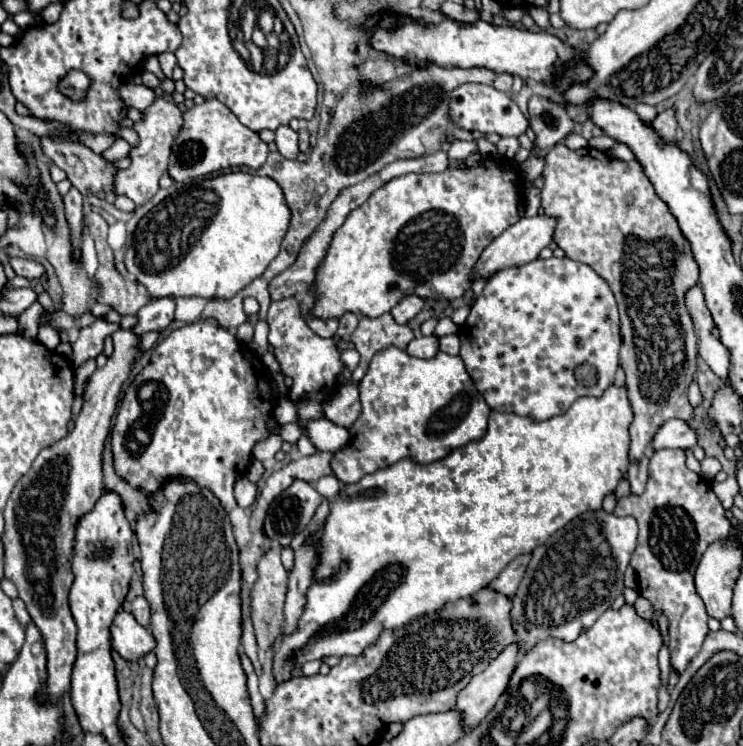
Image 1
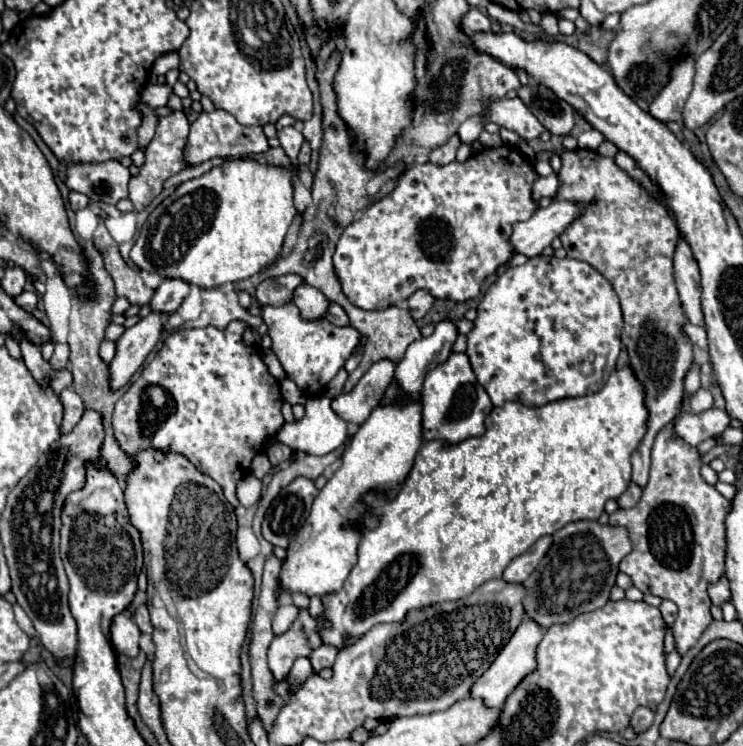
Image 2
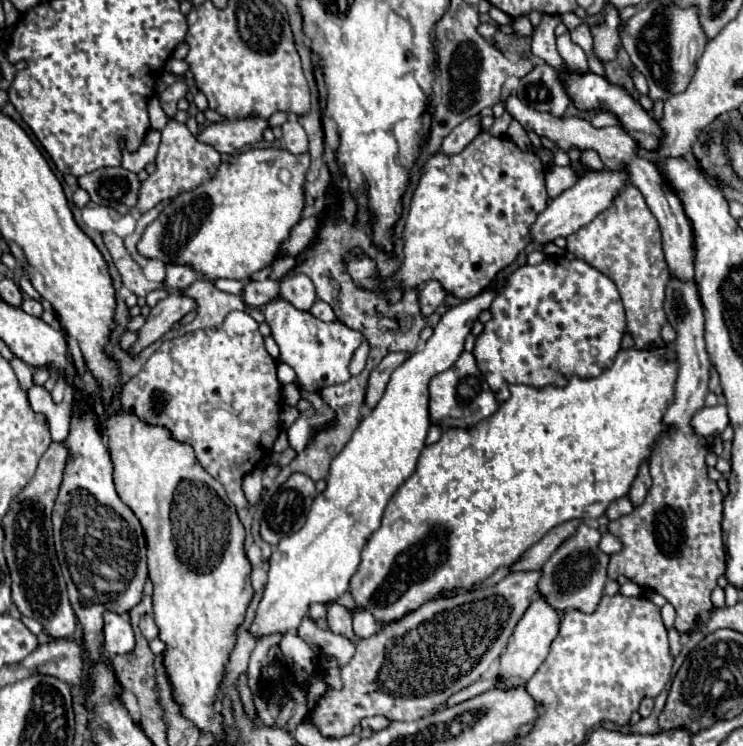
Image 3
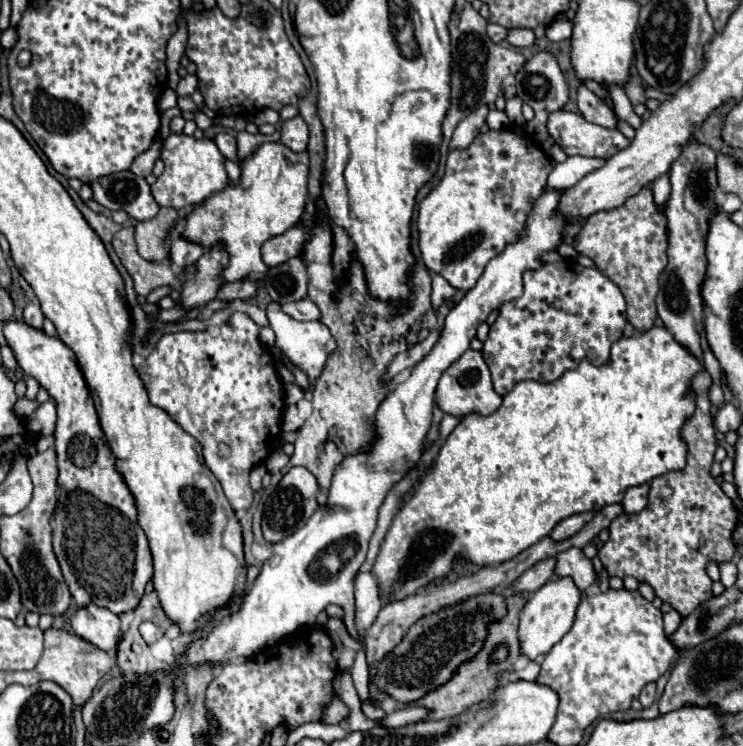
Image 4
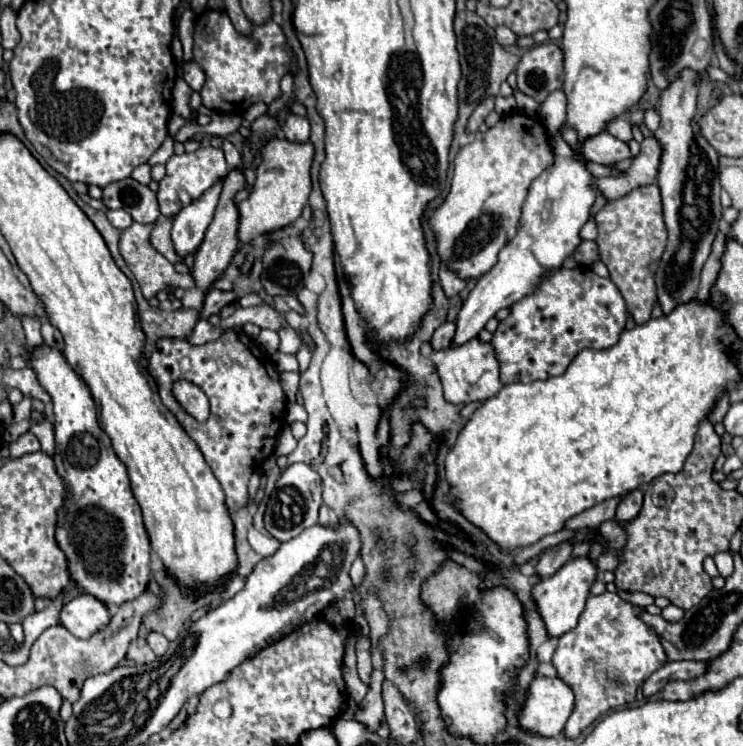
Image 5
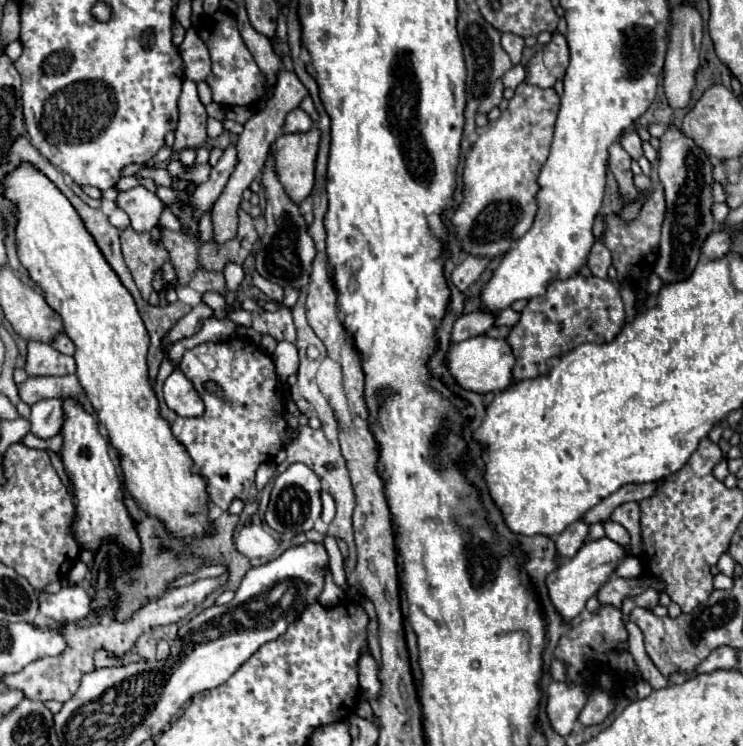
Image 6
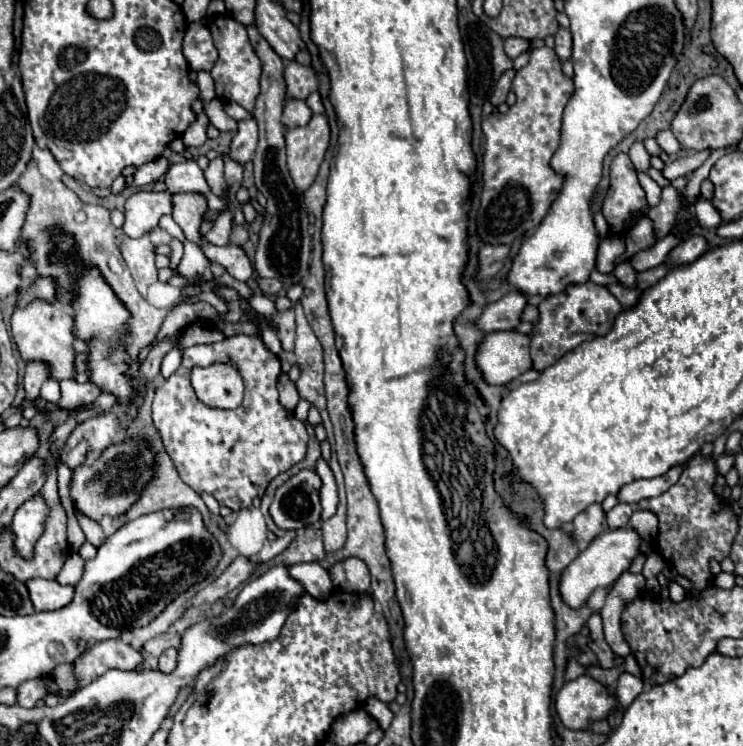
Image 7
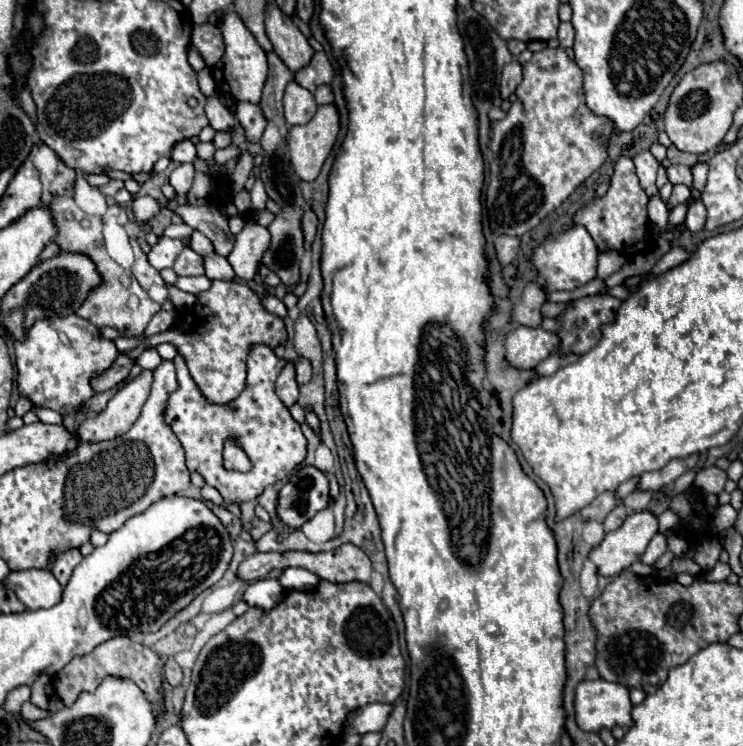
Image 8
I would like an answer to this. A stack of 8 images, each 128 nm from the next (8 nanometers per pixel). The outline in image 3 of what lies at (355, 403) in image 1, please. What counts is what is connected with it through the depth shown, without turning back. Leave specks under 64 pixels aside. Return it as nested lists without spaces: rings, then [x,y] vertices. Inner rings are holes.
[[[392,352],[392,354],[388,354],[388,356],[370,372],[370,376],[368,376],[368,386],[366,386],[366,396],[364,396],[364,404],[366,404],[368,408],[374,408],[374,406],[380,402],[380,398],[382,398],[382,394],[384,394],[384,390],[386,390],[386,384],[388,384],[388,380],[390,380],[390,374],[392,374],[404,360],[406,360],[406,354],[402,354],[402,352]]]

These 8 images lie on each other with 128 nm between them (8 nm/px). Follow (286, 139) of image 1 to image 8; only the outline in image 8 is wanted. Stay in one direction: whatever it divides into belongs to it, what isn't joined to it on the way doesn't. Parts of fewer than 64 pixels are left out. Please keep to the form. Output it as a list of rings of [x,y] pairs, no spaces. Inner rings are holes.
[[[294,80],[286,86],[284,94],[284,116],[290,126],[294,124],[306,124],[314,114],[318,106],[314,102],[314,96],[310,90],[298,86]]]

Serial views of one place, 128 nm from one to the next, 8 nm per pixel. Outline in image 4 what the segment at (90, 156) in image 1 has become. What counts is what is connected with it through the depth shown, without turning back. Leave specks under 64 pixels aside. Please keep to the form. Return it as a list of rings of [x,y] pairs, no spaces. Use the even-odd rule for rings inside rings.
[[[114,172],[90,184],[94,200],[108,210],[126,210],[134,220],[150,220],[158,214],[158,204],[152,198],[150,186],[142,176]]]

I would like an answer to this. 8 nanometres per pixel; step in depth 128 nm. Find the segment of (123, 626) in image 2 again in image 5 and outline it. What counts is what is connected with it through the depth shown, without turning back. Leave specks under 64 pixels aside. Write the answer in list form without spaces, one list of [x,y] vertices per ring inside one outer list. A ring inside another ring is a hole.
[[[80,594],[64,604],[60,612],[62,626],[68,628],[78,638],[90,638],[96,632],[102,632],[110,622],[110,612],[106,604],[96,600],[90,594]]]

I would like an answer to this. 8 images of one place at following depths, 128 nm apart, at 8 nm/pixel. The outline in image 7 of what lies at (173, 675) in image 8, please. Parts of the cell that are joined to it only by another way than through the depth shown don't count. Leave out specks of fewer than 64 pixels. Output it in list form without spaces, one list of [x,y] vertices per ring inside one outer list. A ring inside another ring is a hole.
[[[166,648],[158,660],[158,666],[162,672],[172,672],[176,668],[176,656],[178,656],[178,650],[176,648]]]

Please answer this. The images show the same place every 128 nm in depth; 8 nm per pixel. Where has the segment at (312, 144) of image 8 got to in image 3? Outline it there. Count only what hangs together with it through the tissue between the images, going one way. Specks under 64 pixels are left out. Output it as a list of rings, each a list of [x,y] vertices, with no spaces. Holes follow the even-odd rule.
[[[252,148],[232,156],[220,164],[212,180],[182,192],[164,206],[160,216],[144,230],[136,246],[138,254],[164,264],[190,266],[210,282],[218,278],[250,278],[272,264],[280,244],[300,222],[308,166],[308,152],[296,156],[280,148]],[[284,168],[292,174],[288,184],[278,178]]]

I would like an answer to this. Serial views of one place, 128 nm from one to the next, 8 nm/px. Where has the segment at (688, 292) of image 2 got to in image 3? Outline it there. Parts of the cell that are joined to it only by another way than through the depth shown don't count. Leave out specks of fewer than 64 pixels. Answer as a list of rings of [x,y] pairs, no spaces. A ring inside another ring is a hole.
[[[508,96],[506,100],[506,112],[518,120],[524,130],[532,130],[538,136],[546,136],[550,140],[554,140],[564,152],[568,152],[572,146],[578,146],[580,150],[596,150],[604,162],[606,168],[610,170],[620,170],[626,172],[630,176],[630,180],[638,178],[638,190],[642,192],[650,212],[656,216],[660,230],[662,230],[662,246],[664,246],[664,254],[666,254],[666,262],[672,270],[672,276],[682,280],[682,282],[692,282],[694,280],[694,236],[692,236],[692,228],[688,218],[684,216],[682,204],[678,200],[678,196],[670,190],[670,186],[666,184],[666,180],[662,178],[660,170],[656,168],[654,162],[644,160],[642,156],[636,154],[636,144],[634,140],[618,126],[610,126],[610,128],[594,128],[590,122],[582,120],[582,118],[554,118],[550,114],[542,114],[536,112],[528,106],[524,106],[518,96]]]

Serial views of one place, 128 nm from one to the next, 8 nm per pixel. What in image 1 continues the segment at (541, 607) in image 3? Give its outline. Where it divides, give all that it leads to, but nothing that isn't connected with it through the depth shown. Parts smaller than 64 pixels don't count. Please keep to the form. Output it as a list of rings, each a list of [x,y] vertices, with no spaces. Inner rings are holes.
[[[512,644],[496,660],[492,660],[484,672],[472,676],[468,686],[460,690],[460,696],[456,696],[456,710],[460,712],[466,730],[478,726],[494,708],[496,700],[506,690],[518,660],[518,646]]]

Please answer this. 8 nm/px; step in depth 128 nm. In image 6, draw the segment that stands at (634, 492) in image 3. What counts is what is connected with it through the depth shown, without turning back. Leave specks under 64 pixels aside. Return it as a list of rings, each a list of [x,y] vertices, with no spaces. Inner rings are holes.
[[[628,502],[628,504],[620,504],[612,516],[610,516],[612,522],[618,522],[622,524],[628,532],[630,532],[630,538],[632,538],[631,554],[632,556],[639,556],[641,548],[643,547],[640,529],[640,508],[638,508],[638,502]]]

